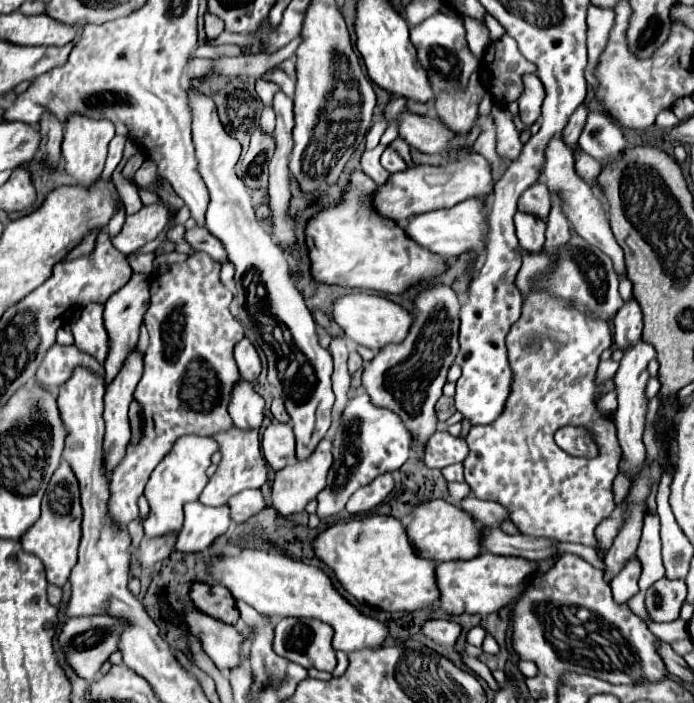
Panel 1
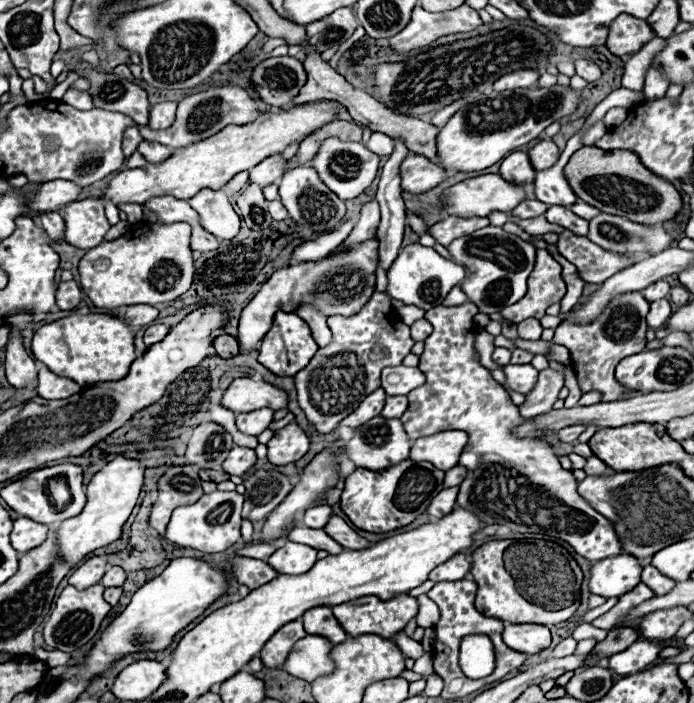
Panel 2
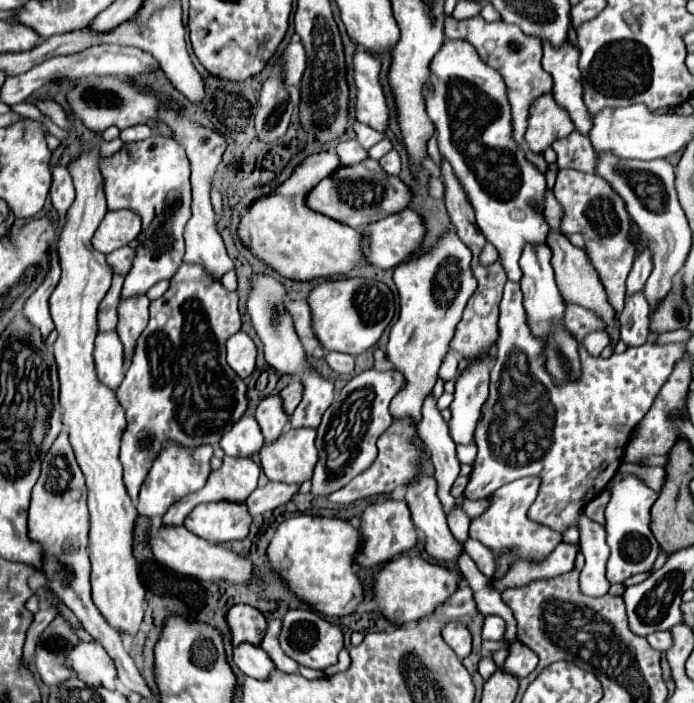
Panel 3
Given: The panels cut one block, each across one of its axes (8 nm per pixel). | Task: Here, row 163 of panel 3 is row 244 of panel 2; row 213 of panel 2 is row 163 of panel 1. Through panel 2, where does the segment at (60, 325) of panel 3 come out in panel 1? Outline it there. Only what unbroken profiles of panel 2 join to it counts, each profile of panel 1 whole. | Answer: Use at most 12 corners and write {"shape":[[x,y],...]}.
{"shape":[[66,118],[64,170],[84,186],[104,170],[116,128],[106,118]]}

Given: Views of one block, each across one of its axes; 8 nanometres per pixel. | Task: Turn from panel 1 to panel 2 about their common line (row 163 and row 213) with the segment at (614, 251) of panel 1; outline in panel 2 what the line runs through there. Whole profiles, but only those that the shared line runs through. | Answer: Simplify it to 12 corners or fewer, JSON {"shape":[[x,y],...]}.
{"shape":[[550,206],[546,220],[586,236],[588,220],[564,206]]}

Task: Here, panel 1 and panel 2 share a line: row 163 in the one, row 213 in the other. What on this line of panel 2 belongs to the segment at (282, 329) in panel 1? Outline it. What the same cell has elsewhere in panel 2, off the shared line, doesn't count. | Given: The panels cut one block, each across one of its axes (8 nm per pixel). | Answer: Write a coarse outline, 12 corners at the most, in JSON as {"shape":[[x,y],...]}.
{"shape":[[200,190],[188,200],[200,226],[232,240],[240,216],[222,190]]}

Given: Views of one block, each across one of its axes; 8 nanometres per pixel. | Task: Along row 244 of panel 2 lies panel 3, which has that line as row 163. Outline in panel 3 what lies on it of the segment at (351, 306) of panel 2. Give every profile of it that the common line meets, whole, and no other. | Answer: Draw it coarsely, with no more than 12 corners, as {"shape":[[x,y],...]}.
{"shape":[[372,158],[340,166],[306,196],[350,228],[400,212],[408,186]]}

